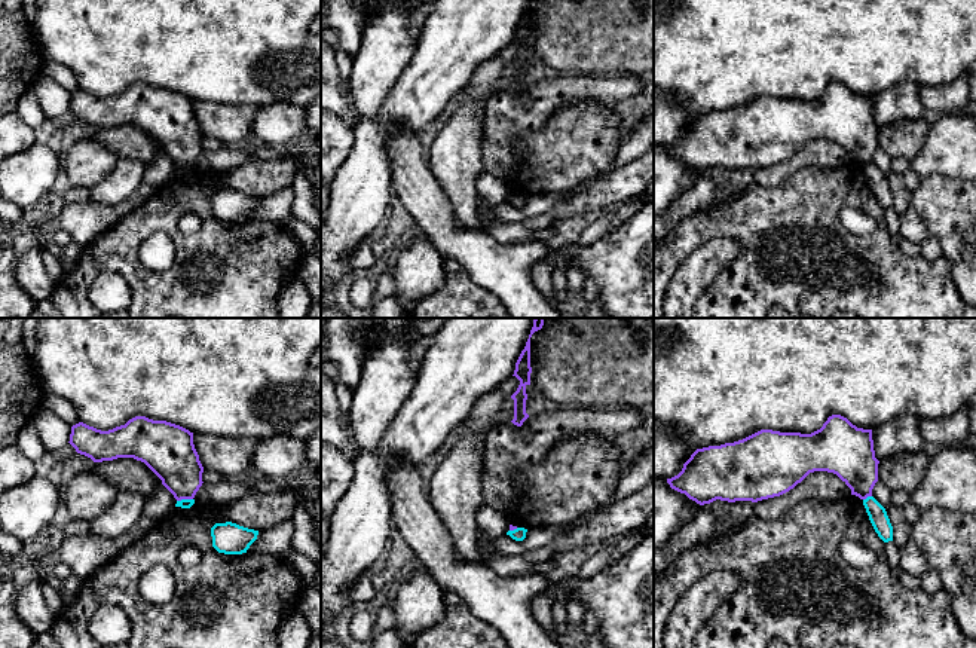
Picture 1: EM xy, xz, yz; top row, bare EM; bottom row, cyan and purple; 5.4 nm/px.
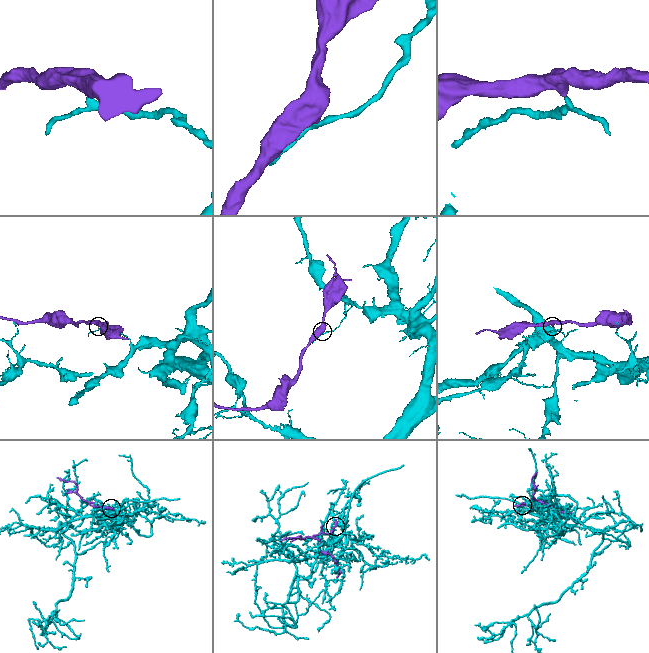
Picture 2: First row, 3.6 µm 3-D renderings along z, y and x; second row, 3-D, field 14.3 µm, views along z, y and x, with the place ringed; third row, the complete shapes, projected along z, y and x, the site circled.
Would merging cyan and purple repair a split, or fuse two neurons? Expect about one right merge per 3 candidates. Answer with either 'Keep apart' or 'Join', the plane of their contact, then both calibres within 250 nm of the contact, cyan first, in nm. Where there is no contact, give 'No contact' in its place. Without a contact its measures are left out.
Keep apart. Touches cyan in xy. Thickness 50 nm (cyan) against 260 nm

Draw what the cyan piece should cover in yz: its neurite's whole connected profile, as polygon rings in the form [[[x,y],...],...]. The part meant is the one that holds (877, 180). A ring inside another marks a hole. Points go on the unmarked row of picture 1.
[[[873,163],[863,166],[863,172],[878,204],[884,210],[893,208],[893,193],[885,175]]]

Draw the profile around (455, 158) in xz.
[[[499,54],[481,62],[471,74],[468,91],[434,140],[428,163],[449,196],[455,221],[480,227],[477,178],[483,165],[483,111],[499,88],[507,65]]]

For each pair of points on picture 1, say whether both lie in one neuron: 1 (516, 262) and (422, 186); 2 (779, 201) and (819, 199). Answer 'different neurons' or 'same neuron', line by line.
1: same neuron
2: same neuron

